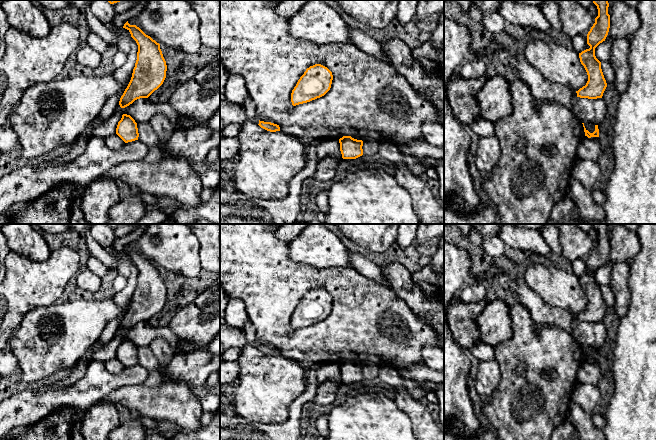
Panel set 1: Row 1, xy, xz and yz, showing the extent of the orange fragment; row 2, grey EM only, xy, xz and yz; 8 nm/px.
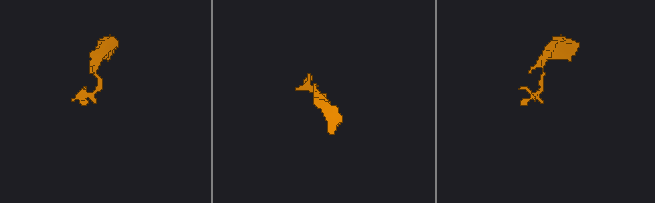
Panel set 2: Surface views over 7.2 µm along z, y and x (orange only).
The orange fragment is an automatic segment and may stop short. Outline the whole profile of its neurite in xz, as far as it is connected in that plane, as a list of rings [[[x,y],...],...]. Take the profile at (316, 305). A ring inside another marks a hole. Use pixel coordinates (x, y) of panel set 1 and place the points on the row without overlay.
[[[321,288],[306,293],[291,317],[293,330],[324,320],[331,312],[332,296]]]

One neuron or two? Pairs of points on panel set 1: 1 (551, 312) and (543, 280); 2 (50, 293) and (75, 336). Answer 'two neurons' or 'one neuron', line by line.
1: two neurons
2: two neurons

